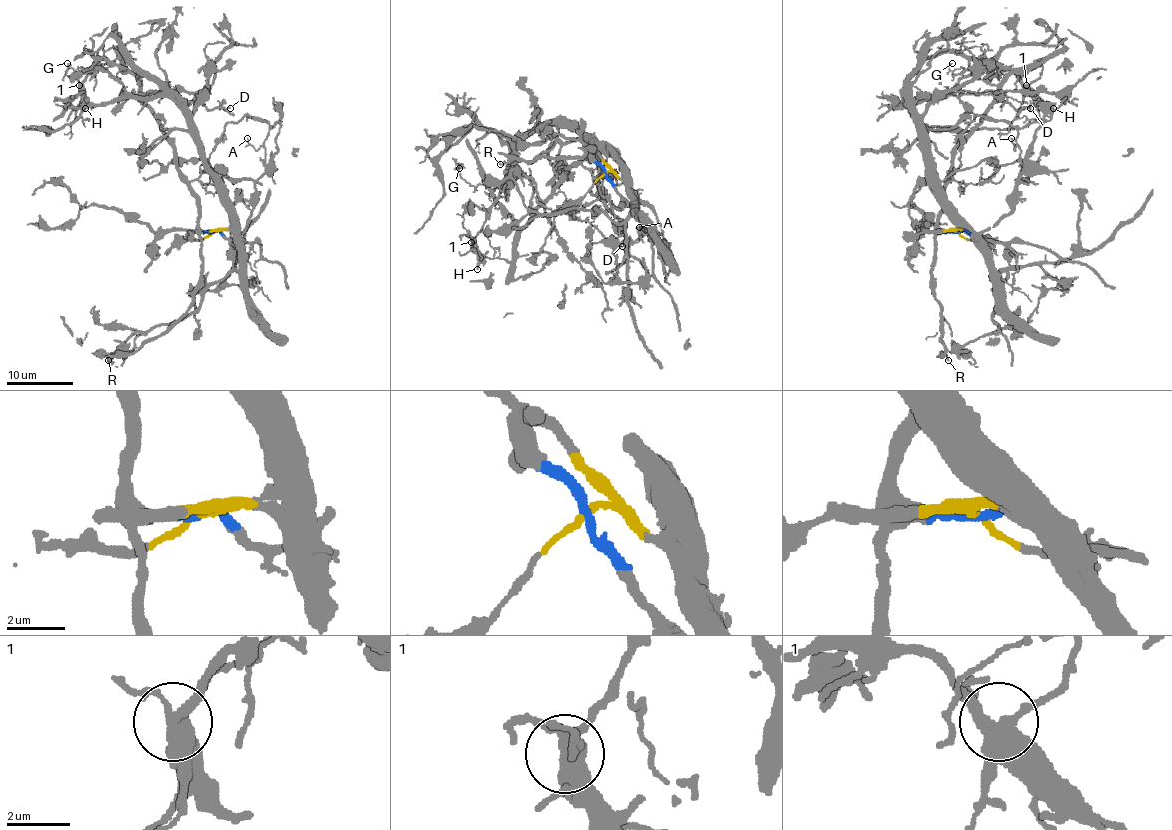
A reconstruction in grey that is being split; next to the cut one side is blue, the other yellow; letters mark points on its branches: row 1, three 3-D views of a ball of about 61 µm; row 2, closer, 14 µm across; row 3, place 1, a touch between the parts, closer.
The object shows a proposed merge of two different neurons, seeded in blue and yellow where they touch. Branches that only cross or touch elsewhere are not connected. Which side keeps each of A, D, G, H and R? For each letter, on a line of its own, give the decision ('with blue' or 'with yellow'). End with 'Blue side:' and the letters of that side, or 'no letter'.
A: with blue
D: with blue
G: with blue
H: with yellow
R: with blue
Blue side: A, D, G, R

